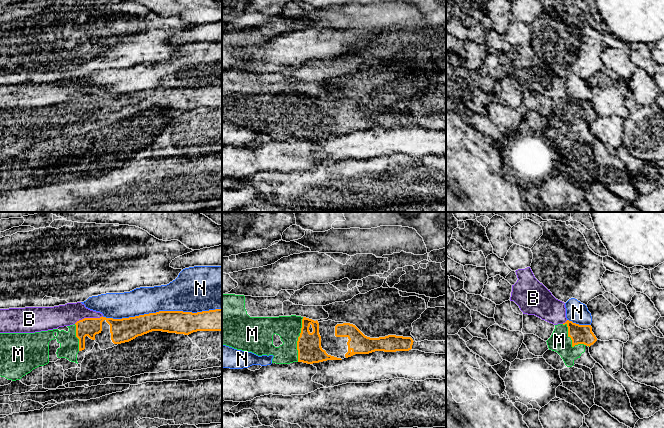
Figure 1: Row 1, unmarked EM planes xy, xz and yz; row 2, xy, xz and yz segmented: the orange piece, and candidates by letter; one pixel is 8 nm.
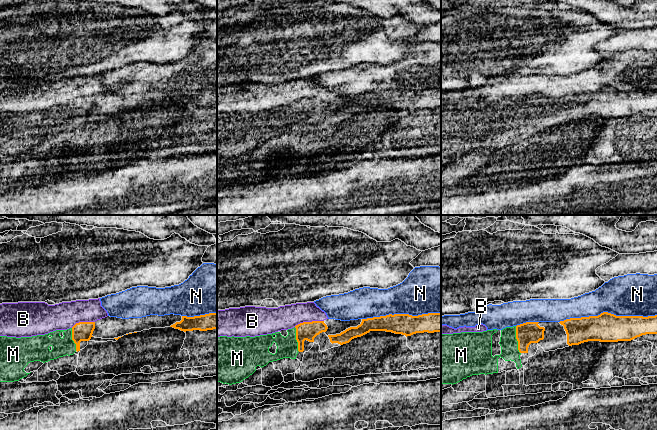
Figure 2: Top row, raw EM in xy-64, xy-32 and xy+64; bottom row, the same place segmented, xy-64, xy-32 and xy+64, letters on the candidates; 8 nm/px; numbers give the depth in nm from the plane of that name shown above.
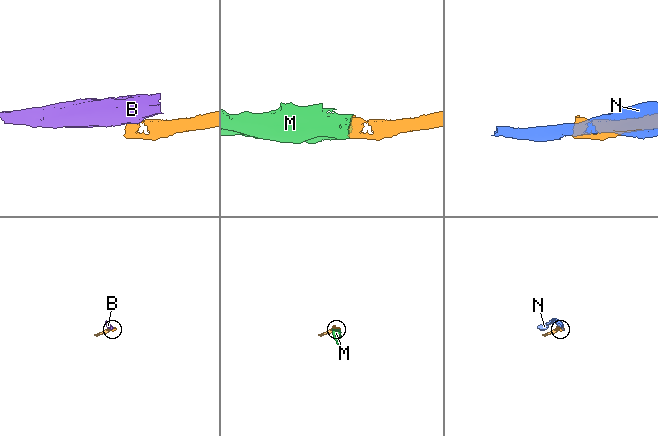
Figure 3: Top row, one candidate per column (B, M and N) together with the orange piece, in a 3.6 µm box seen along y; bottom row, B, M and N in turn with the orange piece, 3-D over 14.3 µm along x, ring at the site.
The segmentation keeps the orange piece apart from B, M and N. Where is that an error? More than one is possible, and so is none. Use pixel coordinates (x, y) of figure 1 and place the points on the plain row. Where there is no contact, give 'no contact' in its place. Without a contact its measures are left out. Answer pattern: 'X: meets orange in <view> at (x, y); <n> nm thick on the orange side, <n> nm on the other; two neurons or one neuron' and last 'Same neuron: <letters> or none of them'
B: meets orange in xy at (88, 94); 150 nm thick on the orange side, 180 nm on the other; two neurons
M: meets orange in xz at (298, 115); 190 nm thick on the orange side, 190 nm on the other; one neuron
N: meets orange in xy at (161, 87); 190 nm thick on the orange side, 300 nm on the other; two neurons
Same neuron: M

